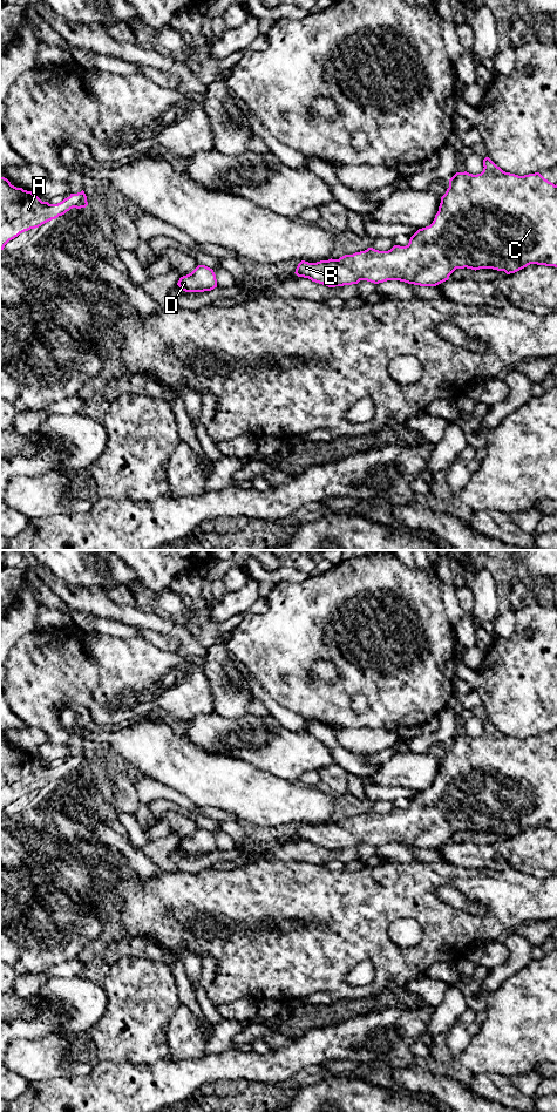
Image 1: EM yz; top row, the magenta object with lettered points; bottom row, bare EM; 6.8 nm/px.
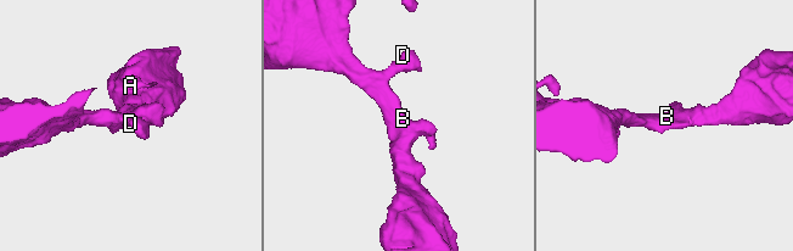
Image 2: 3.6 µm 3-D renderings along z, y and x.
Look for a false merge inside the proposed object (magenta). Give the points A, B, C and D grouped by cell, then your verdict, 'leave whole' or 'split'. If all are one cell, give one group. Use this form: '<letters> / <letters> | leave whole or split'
A B C D | leave whole

